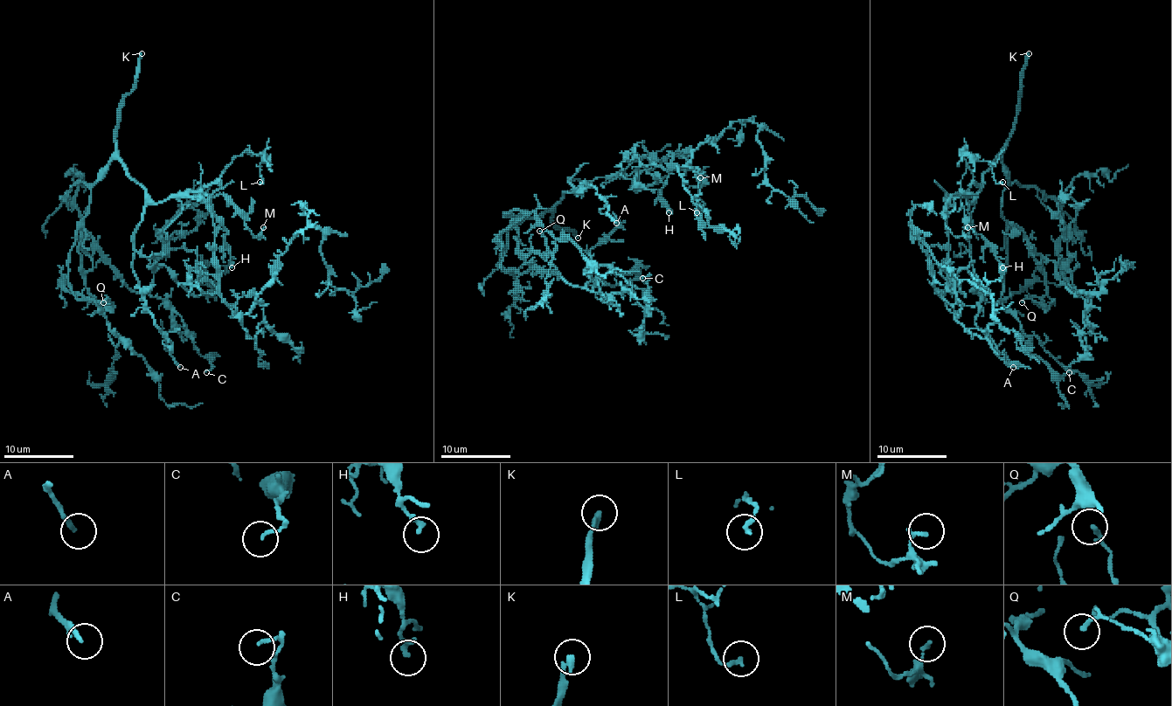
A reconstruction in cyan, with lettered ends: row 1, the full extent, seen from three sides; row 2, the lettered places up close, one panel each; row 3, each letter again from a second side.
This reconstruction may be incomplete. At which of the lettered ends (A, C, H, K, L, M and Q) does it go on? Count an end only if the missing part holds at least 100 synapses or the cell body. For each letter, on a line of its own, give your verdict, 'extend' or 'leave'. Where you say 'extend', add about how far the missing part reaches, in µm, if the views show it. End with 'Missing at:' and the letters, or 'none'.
A: extend; missing 40 µm
C: leave
H: leave
K: extend; missing 120 µm
L: leave
M: leave
Q: leave
Missing at: A, K

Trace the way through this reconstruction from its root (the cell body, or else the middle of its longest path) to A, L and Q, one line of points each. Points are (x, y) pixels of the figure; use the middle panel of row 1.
A: (590, 183), (583, 184), (571, 177), (569, 181), (576, 190), (592, 184), (607, 204), (607, 212), (616, 223)
L: (590, 183), (635, 172), (639, 181), (634, 188), (641, 190), (674, 170), (690, 169), (700, 176), (696, 212)
Q: (590, 183), (534, 219), (525, 211), (518, 216), (515, 238), (522, 255), (546, 250), (539, 231)

